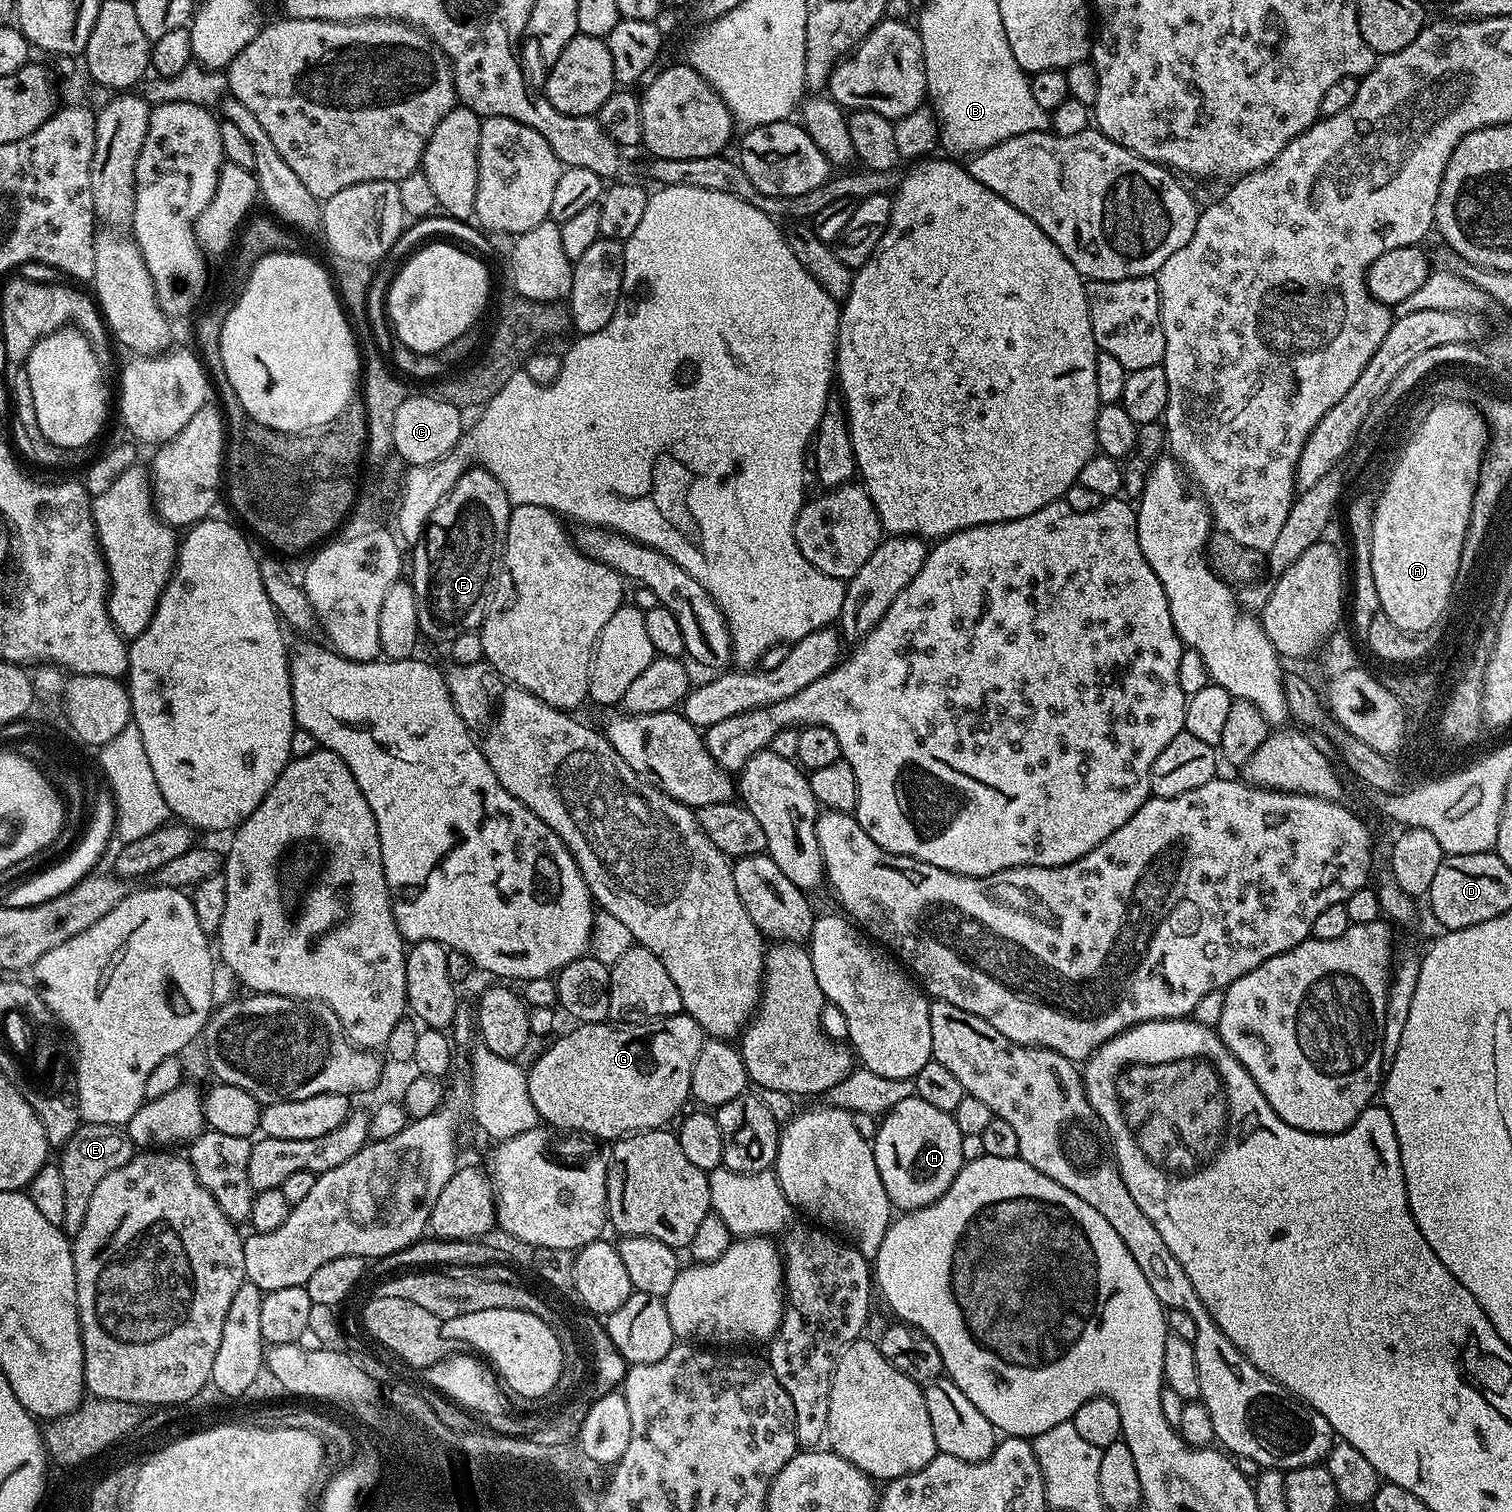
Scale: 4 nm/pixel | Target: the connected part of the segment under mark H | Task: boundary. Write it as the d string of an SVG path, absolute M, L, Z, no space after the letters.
M915 1094L884 1113L871 1146L893 1209L925 1208L946 1194L966 1163L962 1158L963 1137L951 1112L938 1110Z

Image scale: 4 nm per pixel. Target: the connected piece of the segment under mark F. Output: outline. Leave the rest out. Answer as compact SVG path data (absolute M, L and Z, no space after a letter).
M483 466L469 467L467 472L460 475L455 486L438 501L432 517L424 527L420 543L411 549L410 583L416 595L418 626L425 637L450 642L458 634L475 629L483 621L489 603L488 583L492 580L492 571L495 568L497 571L504 554L509 511L510 501L506 490L502 490L496 475Z

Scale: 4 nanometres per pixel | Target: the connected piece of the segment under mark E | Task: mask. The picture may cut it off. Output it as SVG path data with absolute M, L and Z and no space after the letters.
M81 1123L73 1136L59 1149L58 1163L62 1170L64 1183L66 1218L63 1222L65 1233L75 1234L86 1218L86 1209L90 1207L90 1197L98 1182L110 1174L110 1170L118 1170L118 1166L126 1166L134 1155L134 1145L127 1131L119 1124Z

